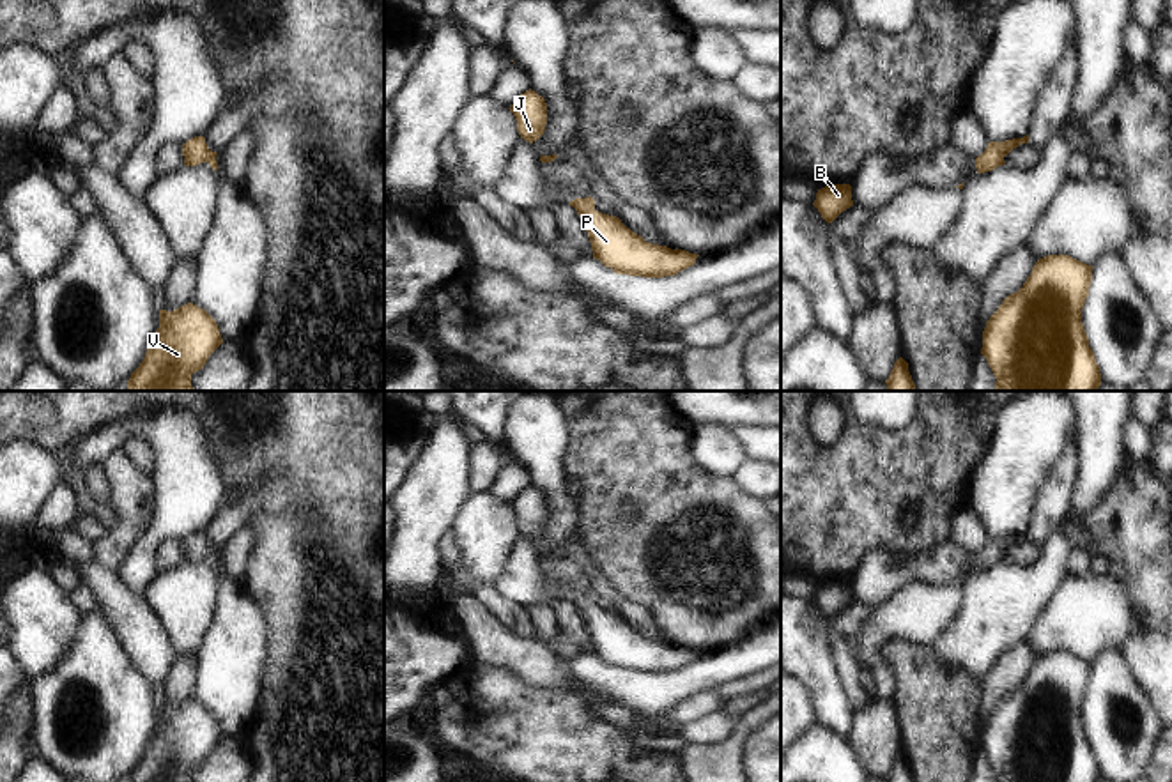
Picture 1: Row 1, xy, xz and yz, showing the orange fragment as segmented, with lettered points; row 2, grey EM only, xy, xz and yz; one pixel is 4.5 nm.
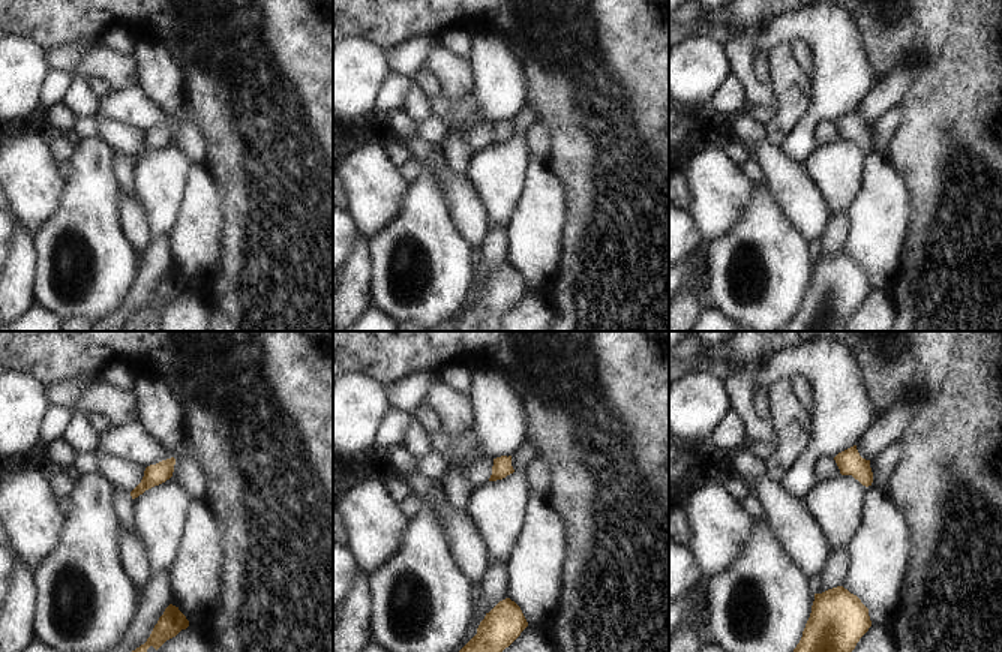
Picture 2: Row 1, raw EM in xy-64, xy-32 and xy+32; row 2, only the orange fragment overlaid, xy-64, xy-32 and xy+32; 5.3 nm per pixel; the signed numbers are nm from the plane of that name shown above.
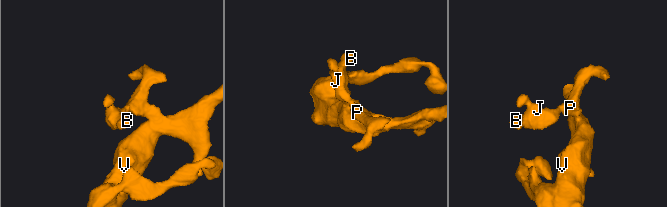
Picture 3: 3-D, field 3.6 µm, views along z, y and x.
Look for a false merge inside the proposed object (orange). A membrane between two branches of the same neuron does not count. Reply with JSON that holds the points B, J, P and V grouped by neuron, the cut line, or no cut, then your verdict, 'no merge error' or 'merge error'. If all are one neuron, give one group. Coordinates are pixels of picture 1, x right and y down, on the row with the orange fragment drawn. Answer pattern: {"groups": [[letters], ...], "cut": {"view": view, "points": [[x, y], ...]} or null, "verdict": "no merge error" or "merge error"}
{"groups": [["B", "J", "P", "V"]], "cut": null, "verdict": "no merge error"}

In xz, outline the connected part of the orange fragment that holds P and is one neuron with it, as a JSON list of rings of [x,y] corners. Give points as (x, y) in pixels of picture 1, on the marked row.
[[[591,196],[575,198],[568,205],[581,216],[591,242],[593,258],[611,267],[616,274],[643,278],[675,276],[694,265],[699,257],[685,249],[646,242],[627,228],[620,218],[598,212]]]

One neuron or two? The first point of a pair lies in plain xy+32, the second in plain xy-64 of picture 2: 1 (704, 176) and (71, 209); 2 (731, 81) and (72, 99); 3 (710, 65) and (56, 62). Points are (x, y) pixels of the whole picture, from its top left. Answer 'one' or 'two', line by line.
1: two
2: two
3: two

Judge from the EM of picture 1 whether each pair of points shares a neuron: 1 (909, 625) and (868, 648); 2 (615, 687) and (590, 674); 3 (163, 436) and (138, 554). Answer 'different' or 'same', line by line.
1: same
2: same
3: same

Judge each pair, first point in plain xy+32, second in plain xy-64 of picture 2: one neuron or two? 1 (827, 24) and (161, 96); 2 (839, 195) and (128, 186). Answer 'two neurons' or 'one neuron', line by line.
1: one neuron
2: two neurons

